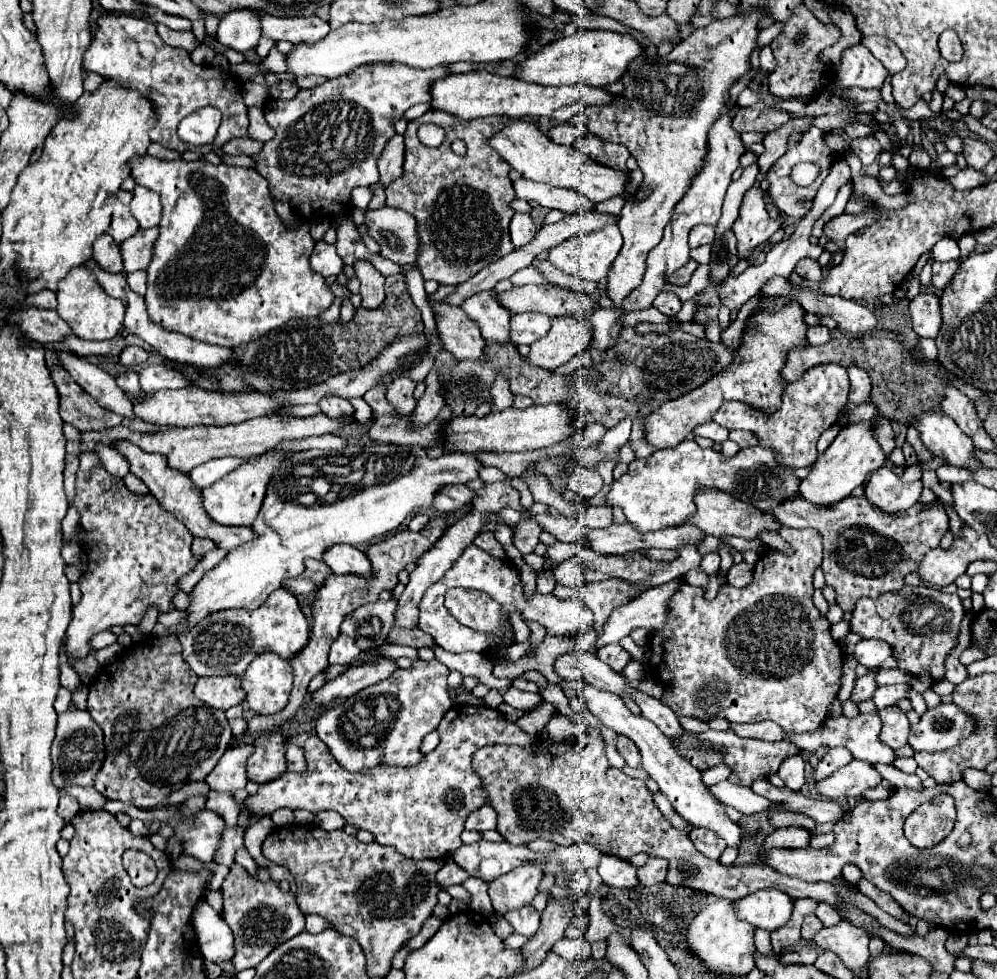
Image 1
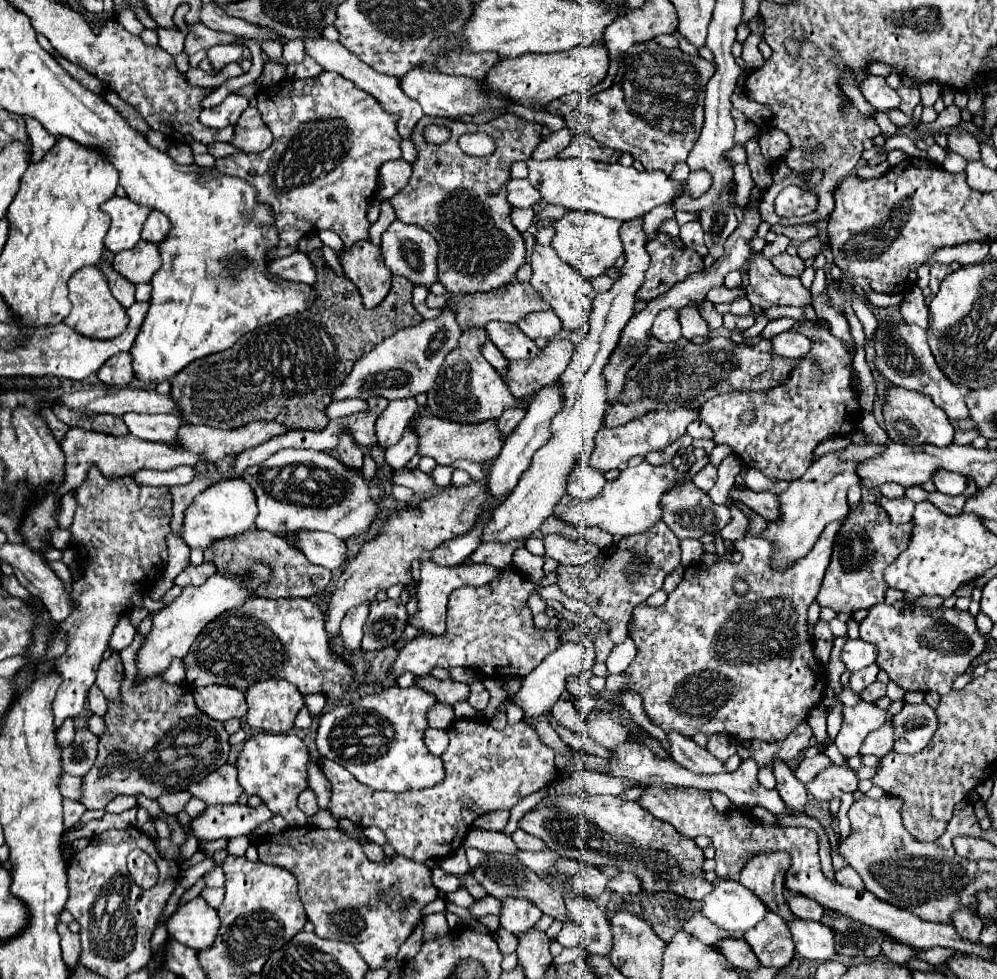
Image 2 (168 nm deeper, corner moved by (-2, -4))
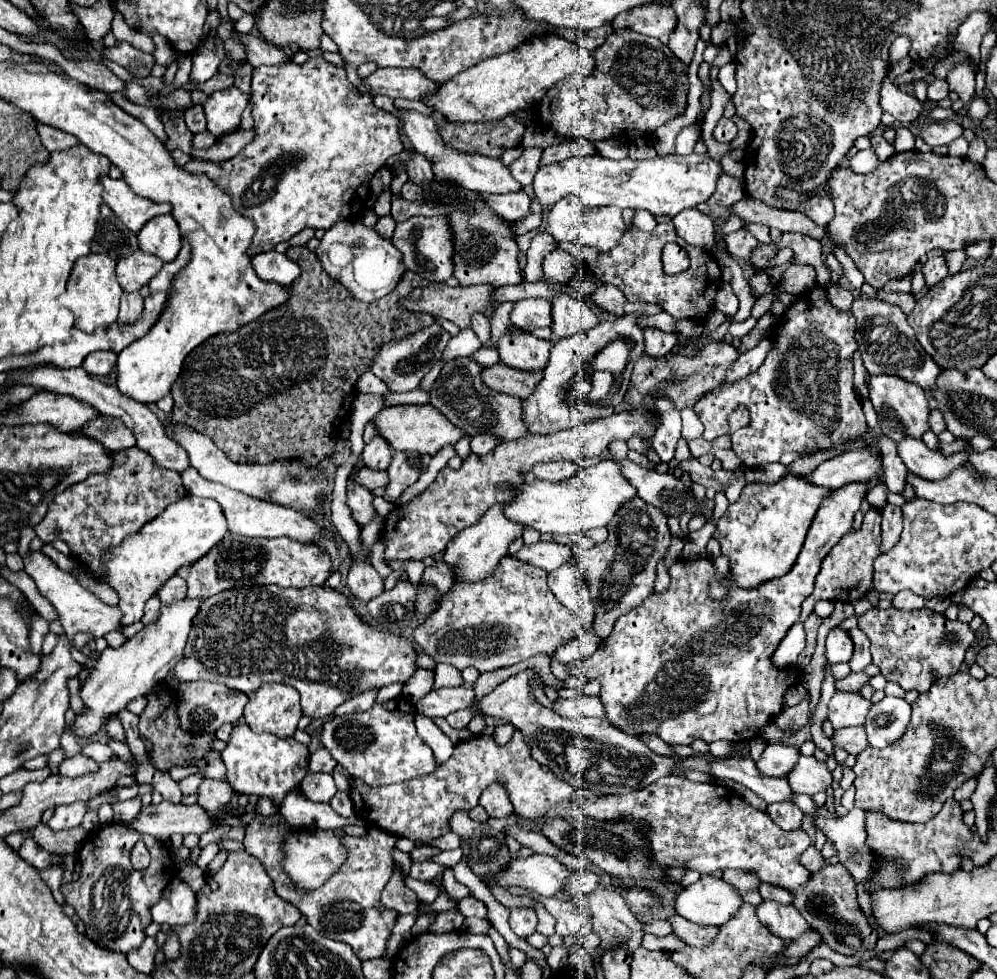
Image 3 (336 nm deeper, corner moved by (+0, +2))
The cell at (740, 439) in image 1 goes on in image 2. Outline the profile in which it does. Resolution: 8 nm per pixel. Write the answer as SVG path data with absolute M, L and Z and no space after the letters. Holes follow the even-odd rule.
M717 445L717 447L713 449L711 457L709 457L709 463L711 463L713 467L719 467L721 461L723 461L727 455L731 455L731 453L733 453L731 447L727 447L727 445Z

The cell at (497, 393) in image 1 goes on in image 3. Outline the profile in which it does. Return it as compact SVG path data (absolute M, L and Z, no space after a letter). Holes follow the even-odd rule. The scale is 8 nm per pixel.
M475 313L471 317L471 327L475 331L475 335L479 337L479 341L485 345L487 341L491 341L491 325L489 325L489 319L485 315L479 315Z

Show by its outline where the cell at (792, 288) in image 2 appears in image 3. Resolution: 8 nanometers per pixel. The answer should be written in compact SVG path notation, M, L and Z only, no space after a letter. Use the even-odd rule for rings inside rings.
M739 229L735 233L725 235L725 243L727 243L727 251L735 259L745 261L745 263L751 263L751 255L753 255L755 247L759 245L759 241L753 235L749 235L745 229Z

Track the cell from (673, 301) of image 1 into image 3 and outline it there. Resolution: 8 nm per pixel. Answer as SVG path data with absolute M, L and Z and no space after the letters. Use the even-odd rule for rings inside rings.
M655 327L645 329L645 353L649 353L651 357L667 355L677 343L679 343L679 334L677 333L665 333Z

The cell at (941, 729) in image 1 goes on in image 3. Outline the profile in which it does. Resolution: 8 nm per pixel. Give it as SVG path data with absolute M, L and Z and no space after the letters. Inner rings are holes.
M885 697L867 715L867 737L871 747L883 749L899 741L911 723L911 705L899 697Z

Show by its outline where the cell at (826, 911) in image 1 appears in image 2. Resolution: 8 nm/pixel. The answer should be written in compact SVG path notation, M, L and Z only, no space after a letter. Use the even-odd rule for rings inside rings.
M787 893L787 903L789 903L789 909L793 911L793 915L799 915L799 919L819 919L821 913L823 913L823 907L803 895L793 895L793 893Z

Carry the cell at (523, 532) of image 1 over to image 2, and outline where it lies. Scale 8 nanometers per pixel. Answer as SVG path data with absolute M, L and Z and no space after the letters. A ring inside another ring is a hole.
M483 543L465 559L465 563L489 563L491 567L505 569L511 565L511 555L515 549L523 547L525 543Z

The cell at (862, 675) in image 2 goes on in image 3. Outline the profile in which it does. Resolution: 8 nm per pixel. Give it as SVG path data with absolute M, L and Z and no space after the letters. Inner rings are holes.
M857 627L851 629L849 635L851 635L853 643L855 643L855 653L853 653L851 661L849 661L849 667L851 667L851 671L857 673L857 671L863 671L867 665L873 663L871 651L869 651L871 645L869 645L869 641L867 641L867 635L865 635L863 631L859 631Z

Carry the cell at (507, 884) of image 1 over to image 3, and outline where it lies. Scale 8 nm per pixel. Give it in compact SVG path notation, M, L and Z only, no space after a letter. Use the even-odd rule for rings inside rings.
M515 909L509 915L509 925L519 937L527 937L535 933L537 927L537 915L531 909Z

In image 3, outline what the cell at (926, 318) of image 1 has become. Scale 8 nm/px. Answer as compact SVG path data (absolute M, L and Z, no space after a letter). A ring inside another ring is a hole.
M879 291L877 297L883 299L883 301L887 301L887 303L891 303L891 305L901 307L905 315L909 315L913 311L913 307L915 307L913 293L883 293L883 291Z

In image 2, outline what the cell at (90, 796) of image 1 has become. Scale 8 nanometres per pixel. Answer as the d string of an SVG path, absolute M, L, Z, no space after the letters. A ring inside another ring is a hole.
M61 773L59 791L61 791L63 797L77 801L81 797L81 777L75 777L75 775L69 775L69 773Z

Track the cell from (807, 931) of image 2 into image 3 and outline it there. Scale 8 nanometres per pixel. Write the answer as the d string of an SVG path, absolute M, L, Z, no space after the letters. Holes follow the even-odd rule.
M763 901L763 905L759 905L757 909L759 909L759 921L763 921L763 925L767 925L771 933L783 937L783 941L787 943L801 937L807 931L813 931L813 927L807 925L805 917L791 905L785 907L779 903Z

